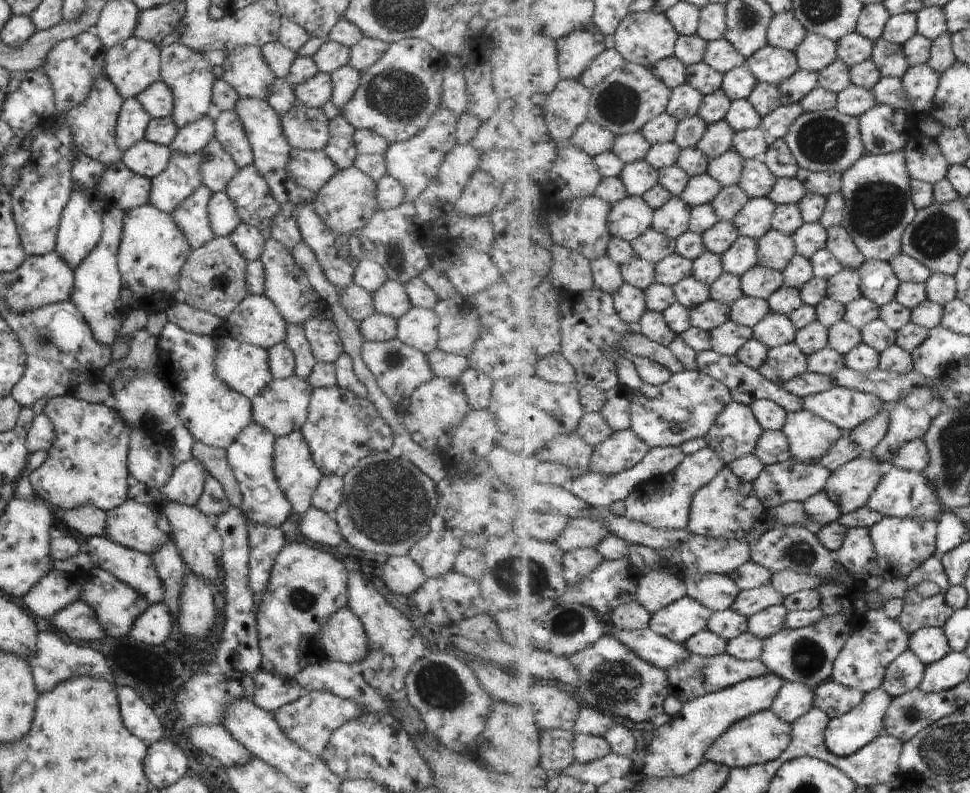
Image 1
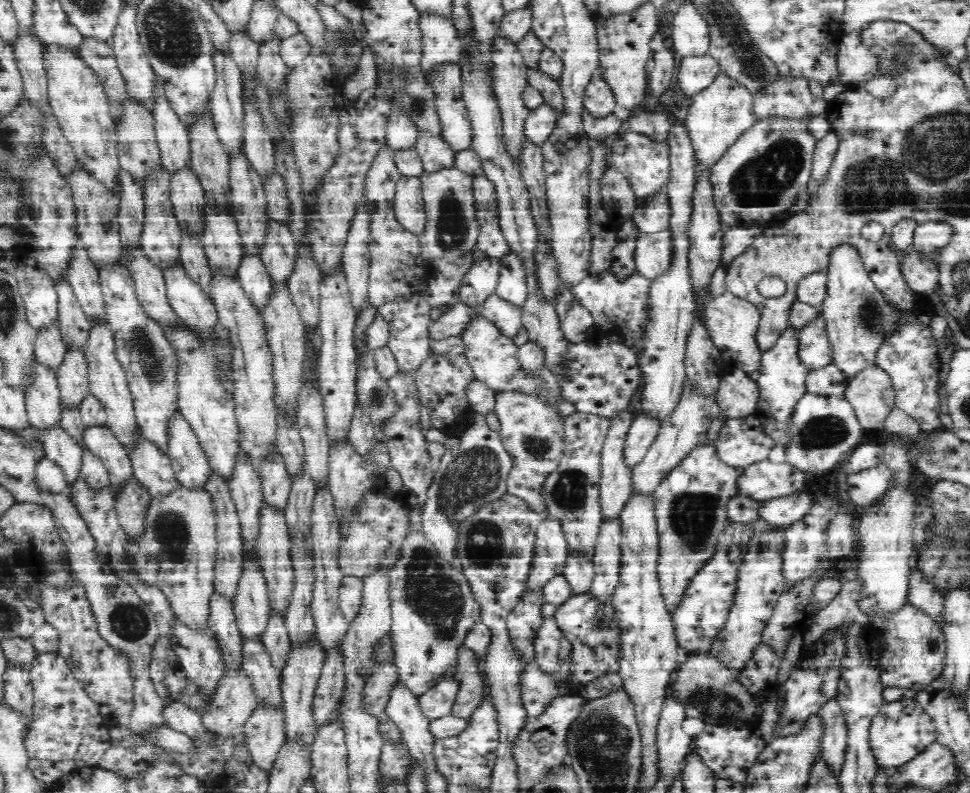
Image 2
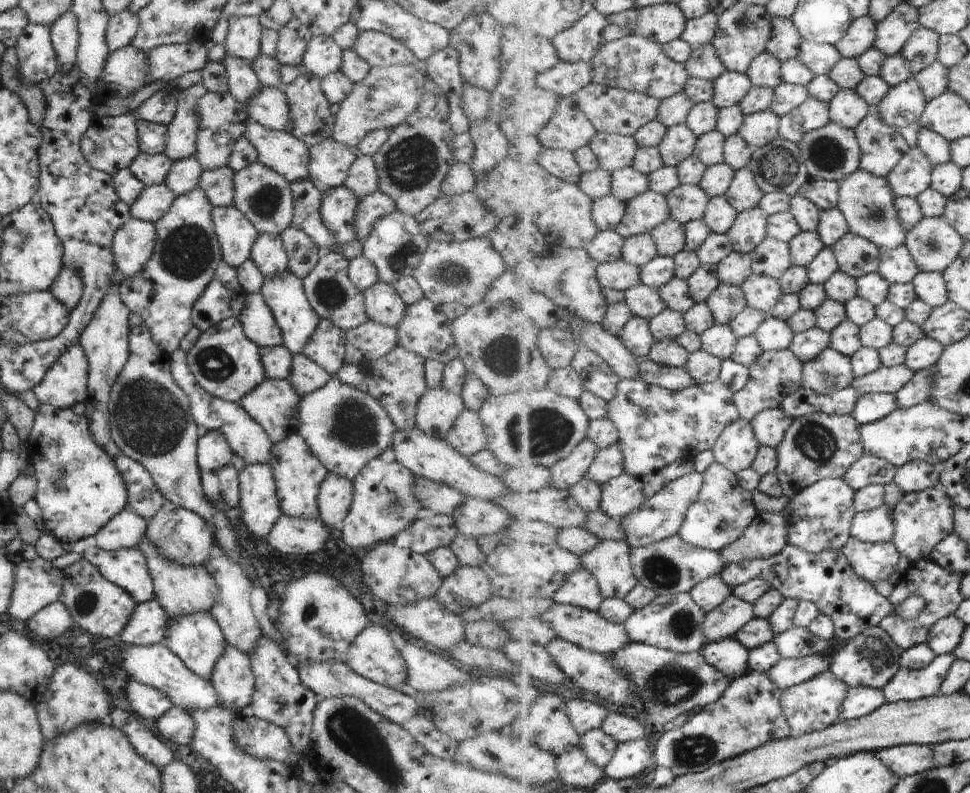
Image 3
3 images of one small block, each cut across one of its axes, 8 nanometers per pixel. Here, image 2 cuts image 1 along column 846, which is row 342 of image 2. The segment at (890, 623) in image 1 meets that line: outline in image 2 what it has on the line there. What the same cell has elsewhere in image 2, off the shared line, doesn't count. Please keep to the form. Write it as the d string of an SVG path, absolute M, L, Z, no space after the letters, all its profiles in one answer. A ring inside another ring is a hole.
M673 234L674 258L668 272L653 280L650 286L649 330L644 337L644 355L639 360L644 386L640 406L642 413L653 414L664 420L680 400L680 391L686 380L685 355L688 336L696 310L690 279L690 241L686 234Z

